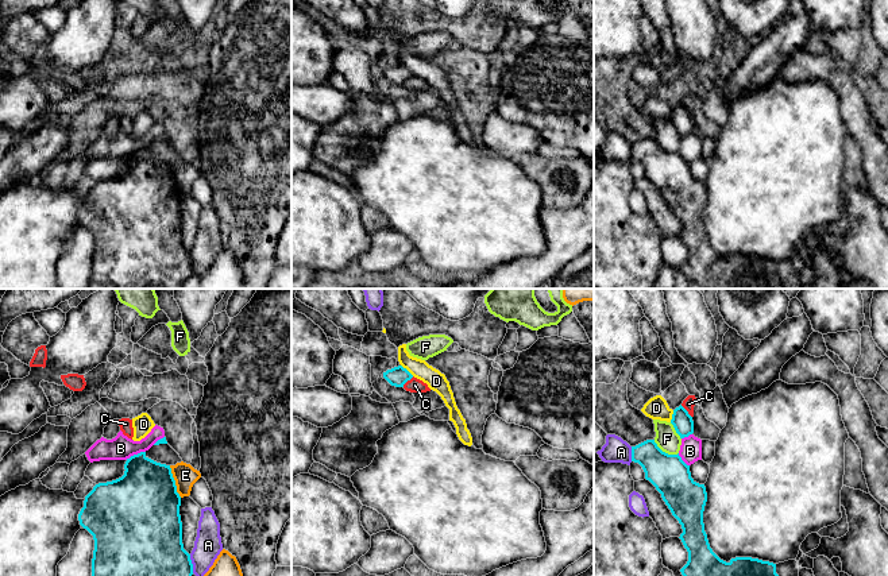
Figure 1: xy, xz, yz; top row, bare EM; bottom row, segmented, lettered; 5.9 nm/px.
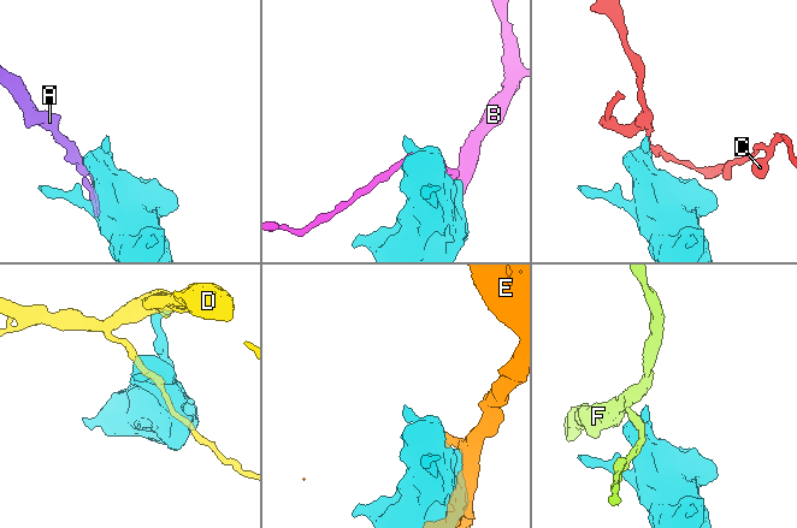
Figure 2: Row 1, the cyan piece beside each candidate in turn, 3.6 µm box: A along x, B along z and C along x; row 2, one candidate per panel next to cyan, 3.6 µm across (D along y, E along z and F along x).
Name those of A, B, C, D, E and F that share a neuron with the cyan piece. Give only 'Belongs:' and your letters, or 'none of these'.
Belongs: none of these

